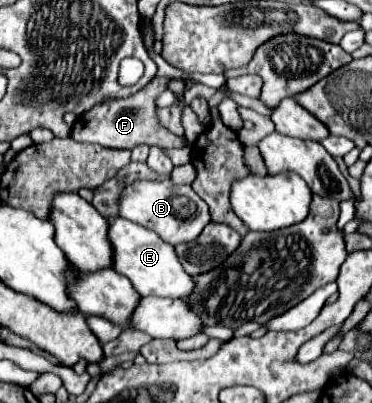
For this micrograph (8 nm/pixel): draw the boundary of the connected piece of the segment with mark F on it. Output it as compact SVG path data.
M155 77L147 87L143 87L141 91L137 91L135 95L131 95L127 99L113 99L113 101L105 101L105 103L93 107L85 115L77 117L77 121L71 129L71 137L77 143L99 143L99 145L111 147L111 149L133 149L137 145L183 147L185 141L177 135L173 135L167 127L163 127L157 117L155 101L167 89L169 81L173 81L173 79Z

